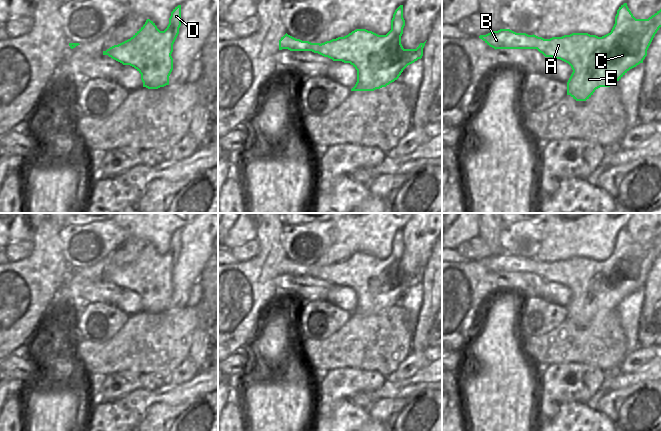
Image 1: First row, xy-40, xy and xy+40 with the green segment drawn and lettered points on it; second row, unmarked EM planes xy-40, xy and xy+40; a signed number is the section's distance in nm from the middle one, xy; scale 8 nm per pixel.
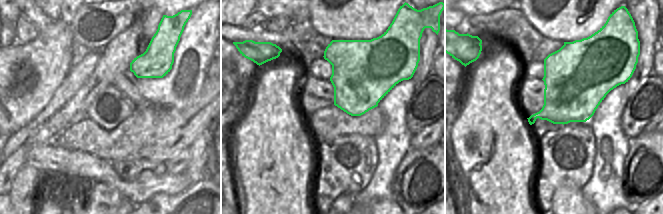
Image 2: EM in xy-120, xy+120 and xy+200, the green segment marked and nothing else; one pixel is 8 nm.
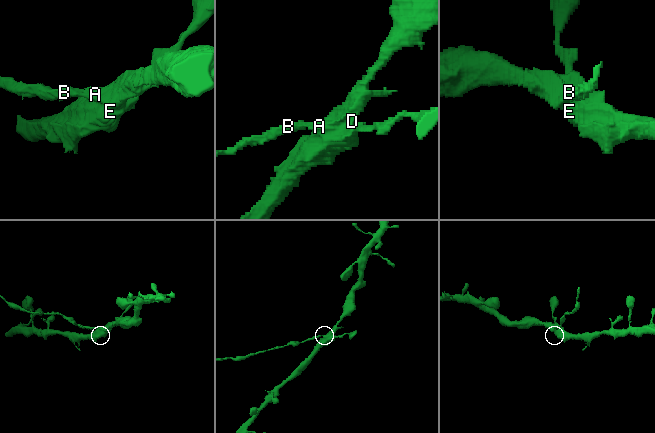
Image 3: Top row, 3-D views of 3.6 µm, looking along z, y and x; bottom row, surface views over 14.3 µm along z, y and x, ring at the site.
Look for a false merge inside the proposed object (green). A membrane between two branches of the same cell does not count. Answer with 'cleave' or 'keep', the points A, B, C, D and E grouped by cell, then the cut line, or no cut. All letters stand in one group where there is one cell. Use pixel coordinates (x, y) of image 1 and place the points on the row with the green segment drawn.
cleave; groups A C D E / B; cut xy+40 (539, 37), (536, 48)

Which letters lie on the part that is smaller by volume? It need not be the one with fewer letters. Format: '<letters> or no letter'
B.

